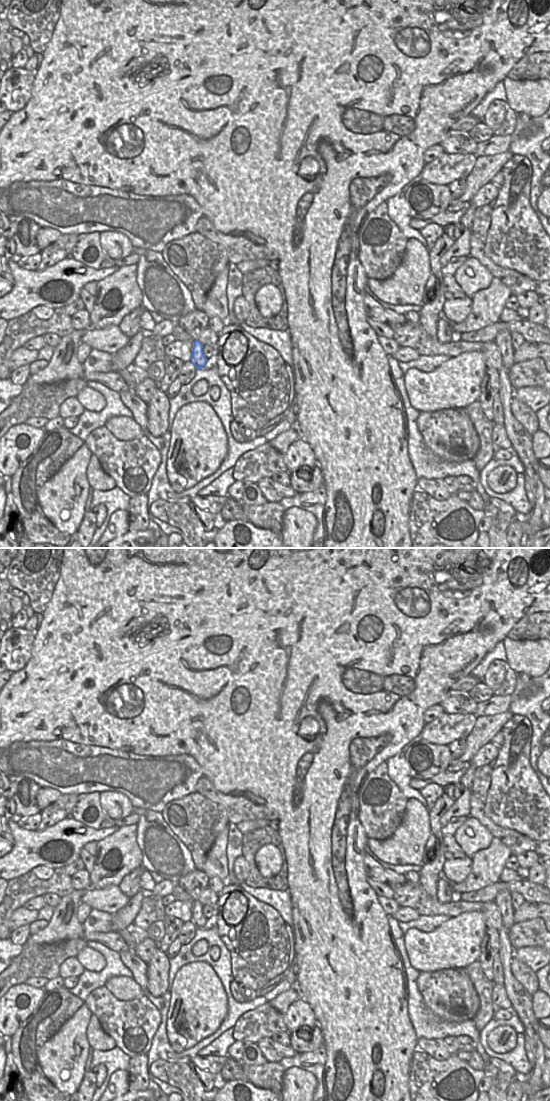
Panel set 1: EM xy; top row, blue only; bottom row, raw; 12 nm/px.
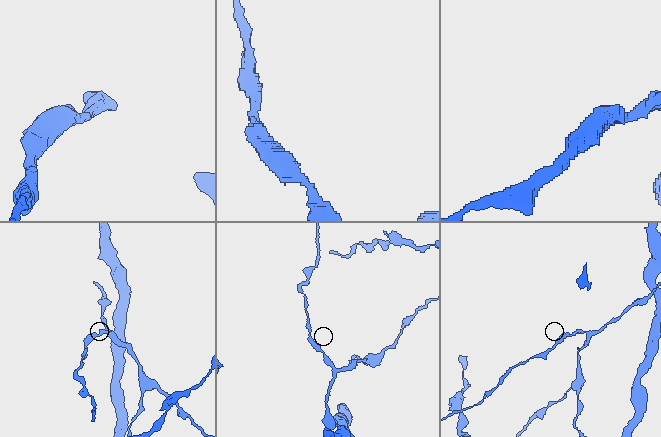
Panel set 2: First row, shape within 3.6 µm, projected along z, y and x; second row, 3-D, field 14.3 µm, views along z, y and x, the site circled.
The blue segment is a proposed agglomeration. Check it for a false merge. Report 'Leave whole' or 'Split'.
Leave whole.

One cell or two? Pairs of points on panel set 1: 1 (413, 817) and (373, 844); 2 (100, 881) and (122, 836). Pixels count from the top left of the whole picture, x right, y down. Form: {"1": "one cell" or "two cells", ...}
{"1": "one cell", "2": "one cell"}

